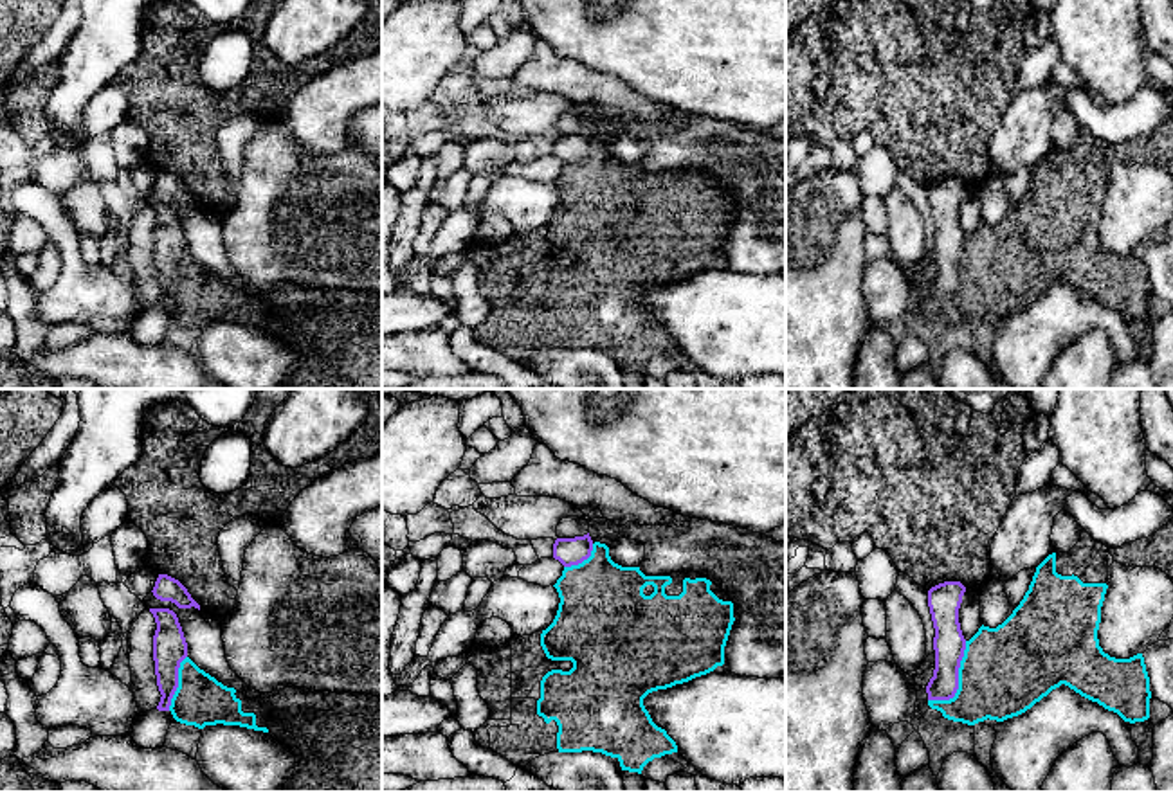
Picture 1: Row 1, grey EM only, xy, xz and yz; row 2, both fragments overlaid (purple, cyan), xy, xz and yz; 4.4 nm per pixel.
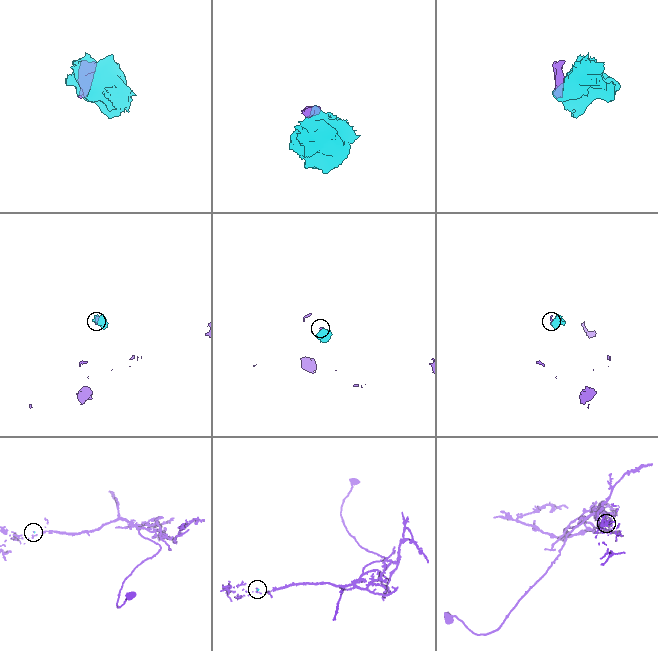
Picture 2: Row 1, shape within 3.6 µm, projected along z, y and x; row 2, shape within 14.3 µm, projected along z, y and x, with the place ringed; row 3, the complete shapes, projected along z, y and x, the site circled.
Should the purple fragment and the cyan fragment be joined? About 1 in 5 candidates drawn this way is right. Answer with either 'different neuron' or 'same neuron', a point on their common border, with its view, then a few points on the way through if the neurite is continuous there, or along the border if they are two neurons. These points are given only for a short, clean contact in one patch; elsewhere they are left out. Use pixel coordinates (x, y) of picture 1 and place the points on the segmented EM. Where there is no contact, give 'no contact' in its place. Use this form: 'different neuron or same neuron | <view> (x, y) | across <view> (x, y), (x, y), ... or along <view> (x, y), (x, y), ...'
different neuron | yz (957, 681) | along yz (966, 641), (957, 692), (948, 699), (928, 701)

